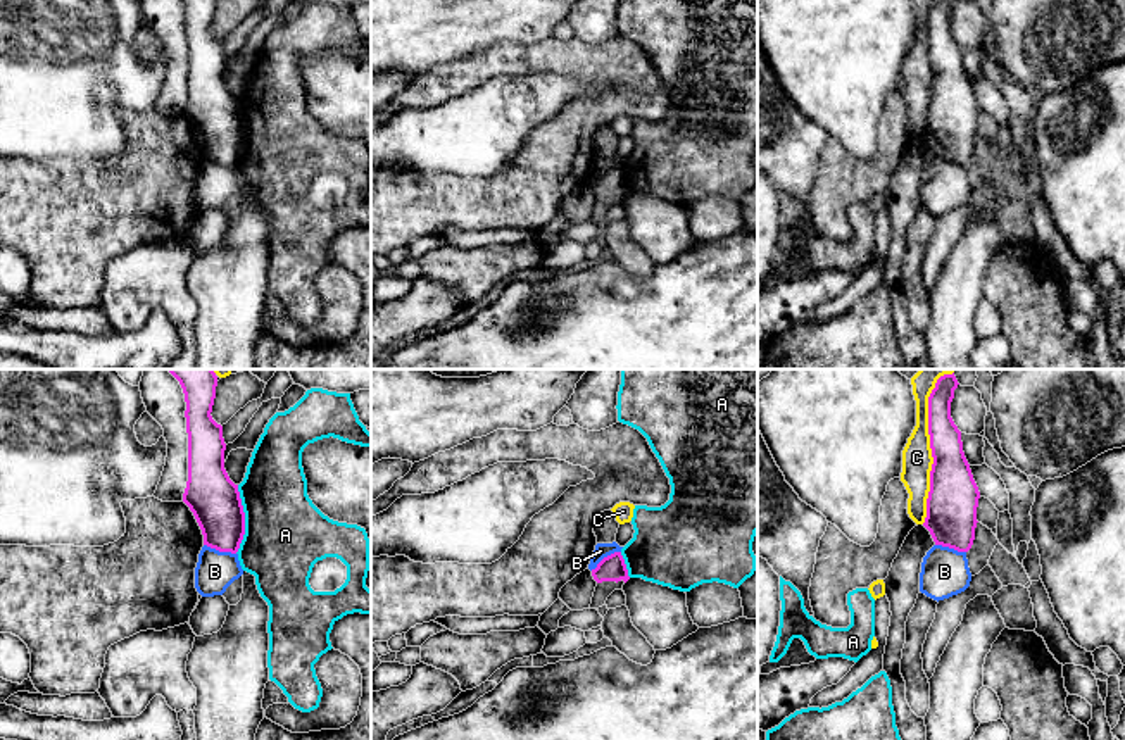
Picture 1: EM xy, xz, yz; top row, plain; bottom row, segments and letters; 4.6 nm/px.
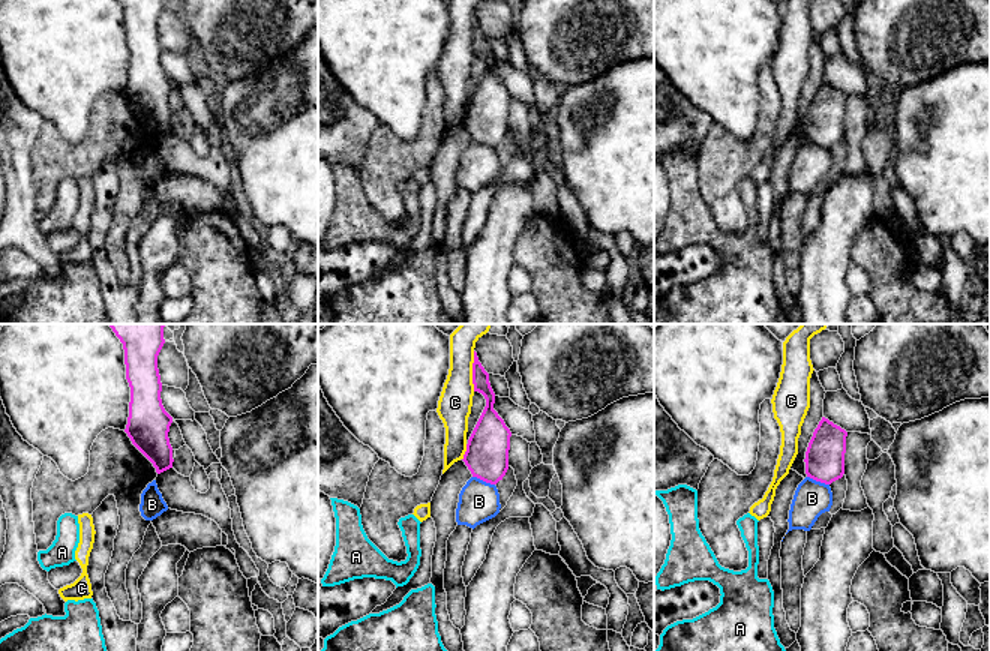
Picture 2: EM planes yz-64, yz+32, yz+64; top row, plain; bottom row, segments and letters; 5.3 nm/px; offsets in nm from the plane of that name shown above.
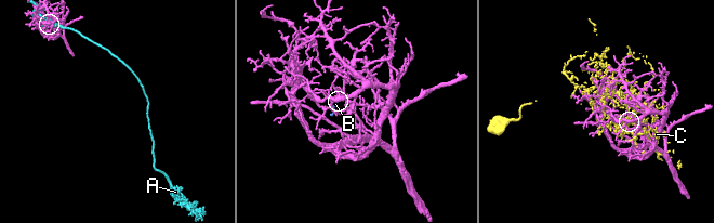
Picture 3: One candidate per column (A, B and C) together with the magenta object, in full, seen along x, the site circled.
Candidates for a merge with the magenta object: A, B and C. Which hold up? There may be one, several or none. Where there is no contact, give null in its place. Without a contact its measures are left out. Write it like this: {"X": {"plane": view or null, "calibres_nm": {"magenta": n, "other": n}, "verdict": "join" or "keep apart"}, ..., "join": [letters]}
{"A": {"plane": "xy", "calibres_nm": {"magenta": 240, "other": 380}, "verdict": "keep apart"}, "B": {"plane": "xy", "calibres_nm": {"magenta": 240, "other": 180}, "verdict": "keep apart"}, "C": {"plane": "yz", "calibres_nm": {"magenta": 240, "other": 140}, "verdict": "keep apart"}, "join": []}

